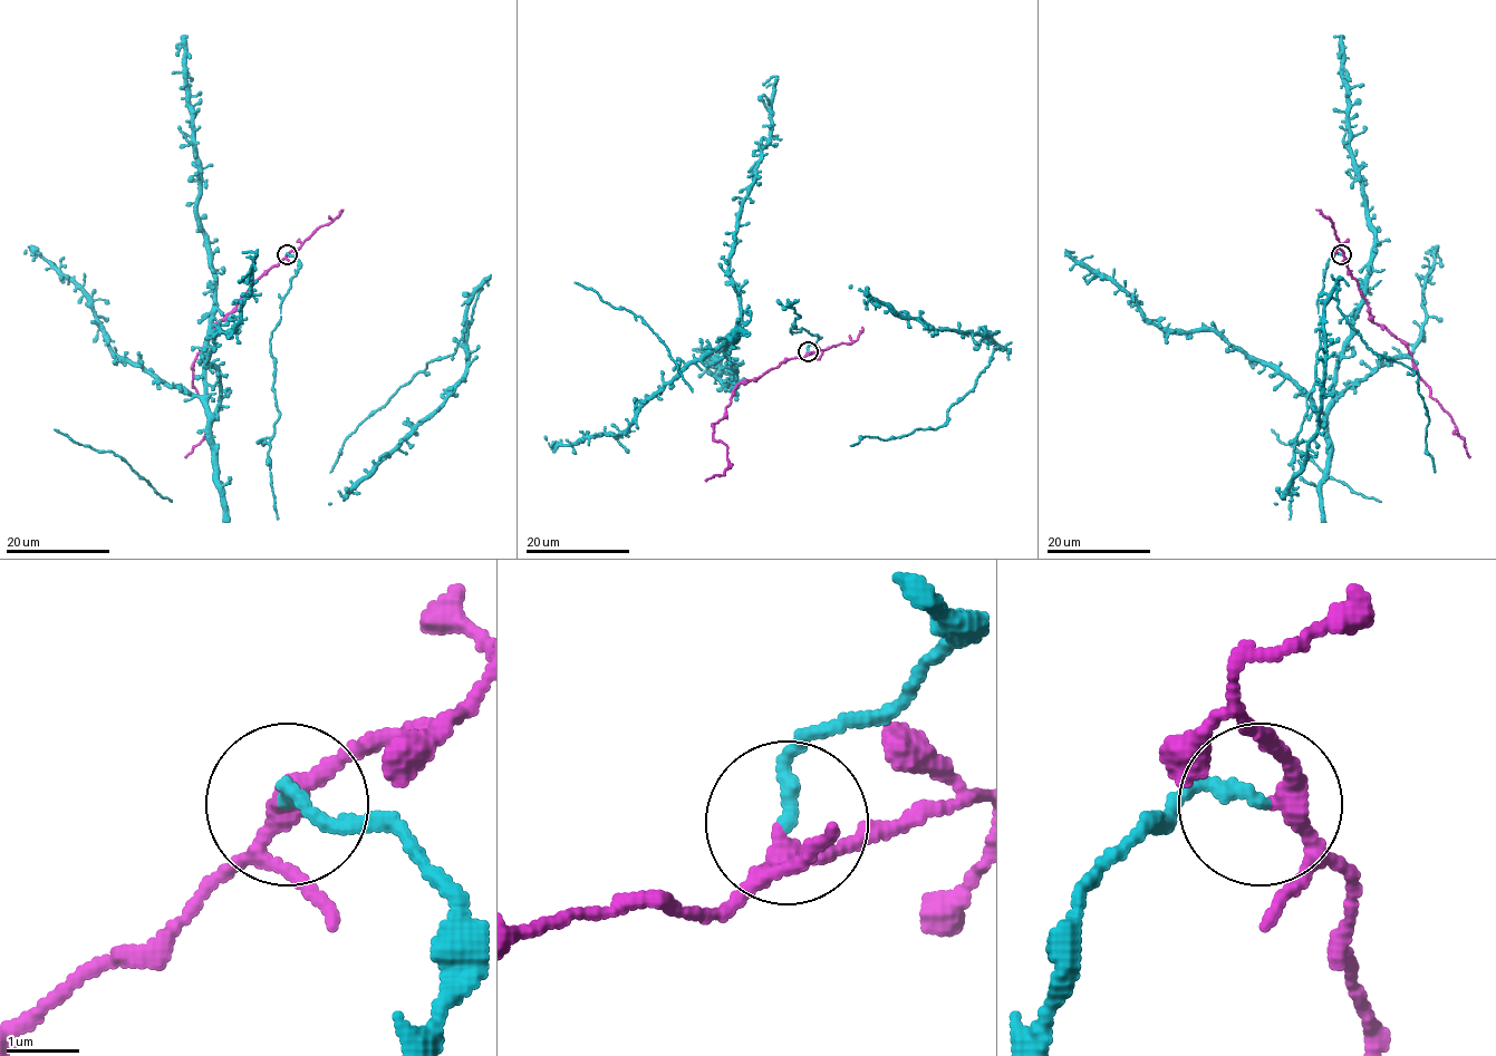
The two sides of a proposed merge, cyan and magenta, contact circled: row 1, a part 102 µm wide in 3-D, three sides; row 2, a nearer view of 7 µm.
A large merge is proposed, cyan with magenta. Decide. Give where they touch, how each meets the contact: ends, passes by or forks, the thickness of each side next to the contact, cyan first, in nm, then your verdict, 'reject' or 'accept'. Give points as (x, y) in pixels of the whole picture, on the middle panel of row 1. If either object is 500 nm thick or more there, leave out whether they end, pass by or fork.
(808, 351) | cyan ends | magenta passes by | 200/280 nm | reject

